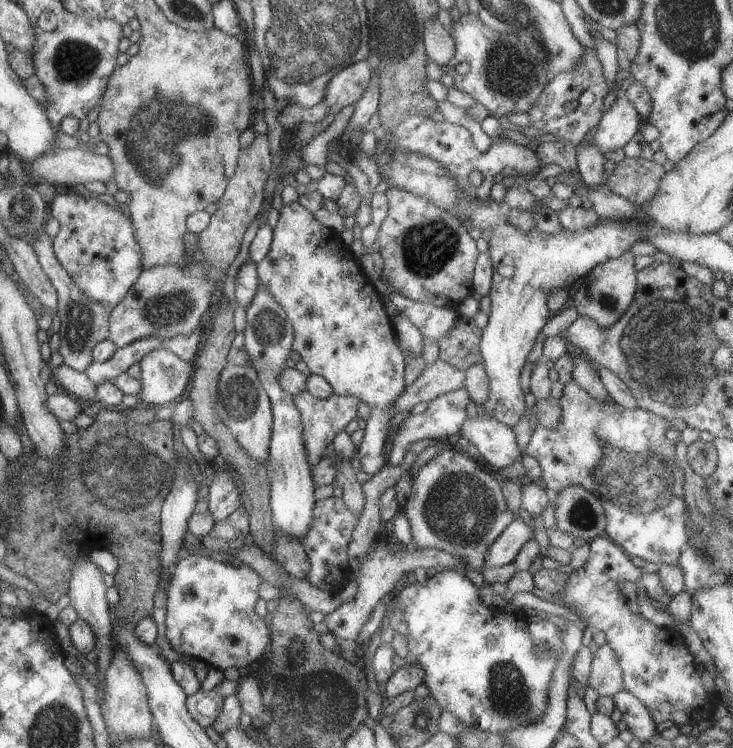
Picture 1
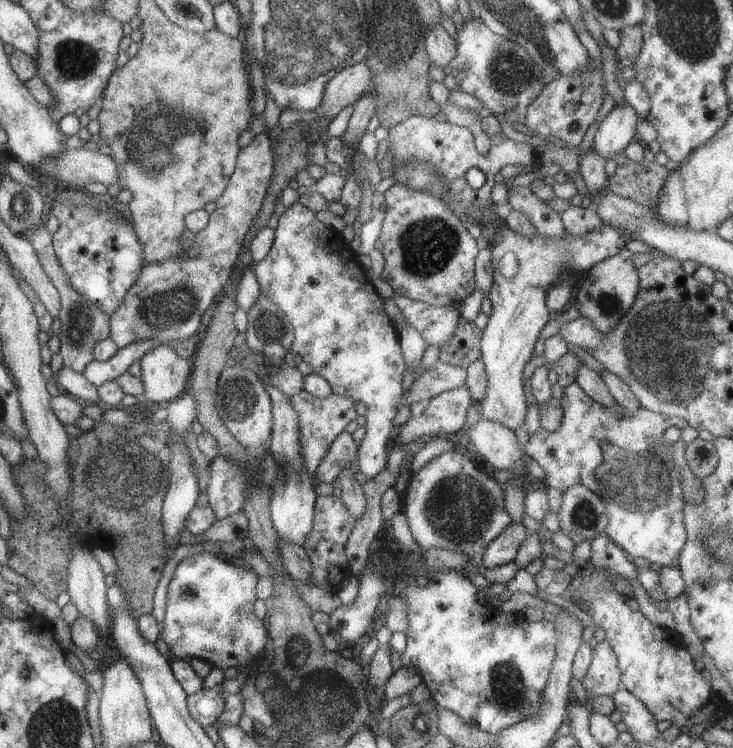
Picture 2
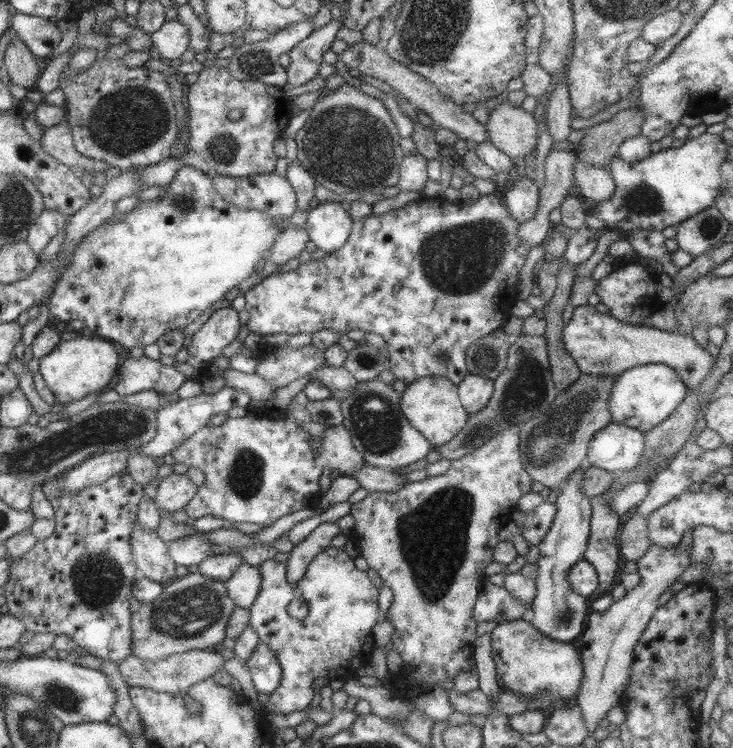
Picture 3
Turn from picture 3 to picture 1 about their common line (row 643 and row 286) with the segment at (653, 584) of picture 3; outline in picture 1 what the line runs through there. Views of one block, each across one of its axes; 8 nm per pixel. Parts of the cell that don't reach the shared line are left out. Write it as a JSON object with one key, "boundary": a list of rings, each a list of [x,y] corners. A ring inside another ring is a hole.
{"boundary":[[[631,251],[623,252],[619,258],[611,258],[603,264],[597,264],[589,270],[587,276],[579,278],[575,282],[575,294],[573,294],[573,306],[579,317],[587,317],[594,320],[599,328],[609,328],[625,312],[629,302],[633,300],[635,288],[637,288],[636,268],[634,256]]]}

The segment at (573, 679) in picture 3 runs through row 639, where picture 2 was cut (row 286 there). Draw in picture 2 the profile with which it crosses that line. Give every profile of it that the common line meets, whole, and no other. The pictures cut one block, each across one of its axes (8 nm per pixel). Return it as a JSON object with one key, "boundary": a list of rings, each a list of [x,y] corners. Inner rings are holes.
{"boundary":[[[491,202],[487,210],[481,210],[475,218],[475,226],[485,228],[489,222],[499,222],[495,240],[488,242],[493,265],[492,283],[488,298],[491,301],[491,313],[480,340],[480,358],[487,376],[487,392],[481,400],[480,417],[503,424],[509,430],[515,430],[523,424],[527,404],[525,390],[521,383],[523,366],[531,359],[539,330],[549,322],[549,309],[546,307],[546,290],[557,286],[563,280],[575,279],[577,274],[587,271],[598,262],[617,256],[619,250],[635,238],[615,230],[605,224],[599,230],[589,230],[581,236],[571,236],[565,232],[563,238],[545,238],[533,232],[525,238],[511,230],[503,222],[503,213]]]}

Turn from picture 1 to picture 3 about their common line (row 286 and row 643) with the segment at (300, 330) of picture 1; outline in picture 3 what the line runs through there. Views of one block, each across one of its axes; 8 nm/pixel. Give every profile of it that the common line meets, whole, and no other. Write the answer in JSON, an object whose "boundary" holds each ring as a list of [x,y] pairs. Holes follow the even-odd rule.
{"boundary":[[[330,545],[324,548],[309,562],[303,576],[295,583],[286,581],[286,563],[268,559],[261,561],[257,566],[261,575],[259,592],[248,608],[250,611],[249,625],[256,632],[261,643],[266,644],[273,652],[281,668],[279,686],[271,693],[265,704],[268,713],[287,715],[288,713],[303,710],[307,707],[306,695],[311,691],[311,682],[317,678],[324,679],[351,679],[362,669],[369,667],[372,650],[375,648],[371,628],[379,622],[377,609],[377,588],[371,584],[365,571],[355,568],[353,559],[343,548],[334,548]],[[303,597],[308,605],[308,613],[301,620],[293,619],[286,613],[287,604],[293,598]]]}

